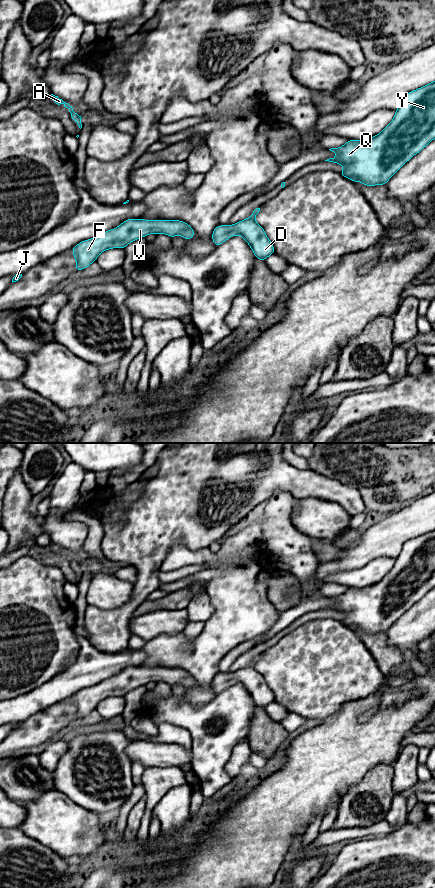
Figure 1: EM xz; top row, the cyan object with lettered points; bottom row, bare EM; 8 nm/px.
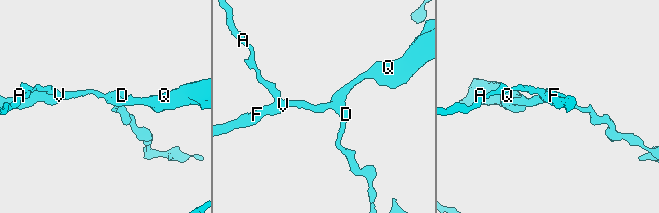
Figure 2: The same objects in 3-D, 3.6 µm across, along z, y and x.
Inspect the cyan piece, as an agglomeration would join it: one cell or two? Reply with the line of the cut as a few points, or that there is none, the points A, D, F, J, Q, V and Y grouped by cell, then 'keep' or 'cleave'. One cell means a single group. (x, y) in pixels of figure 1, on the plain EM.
no cut; A D F J Q V Y; keep

